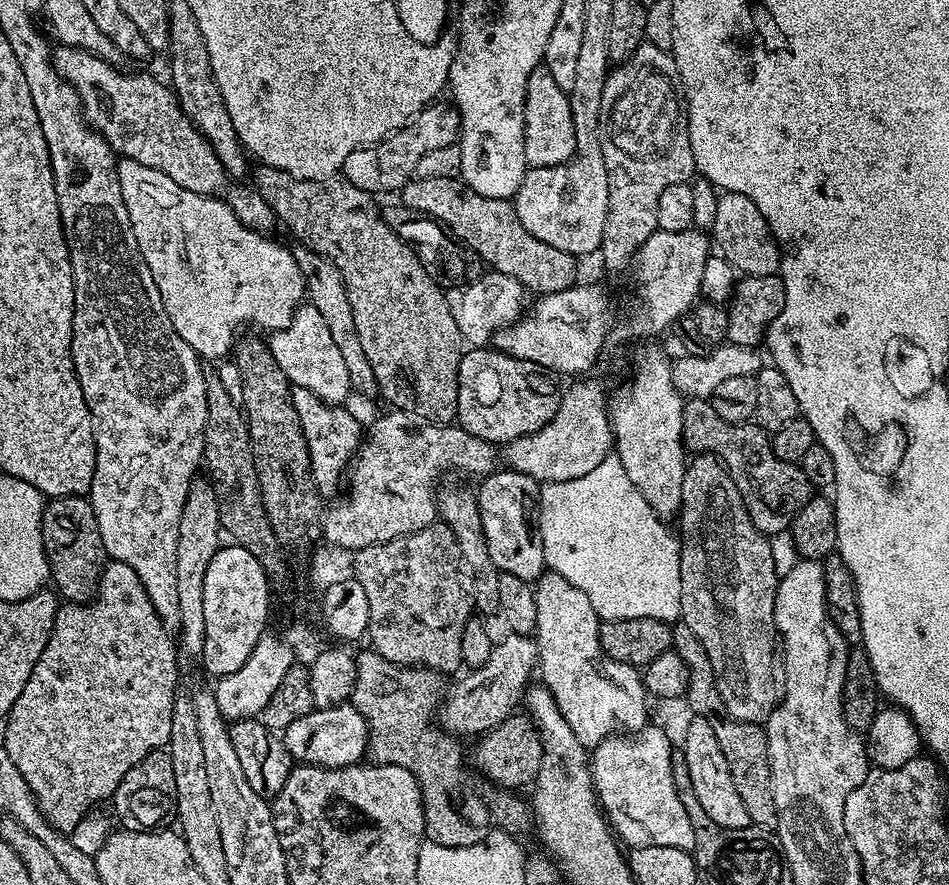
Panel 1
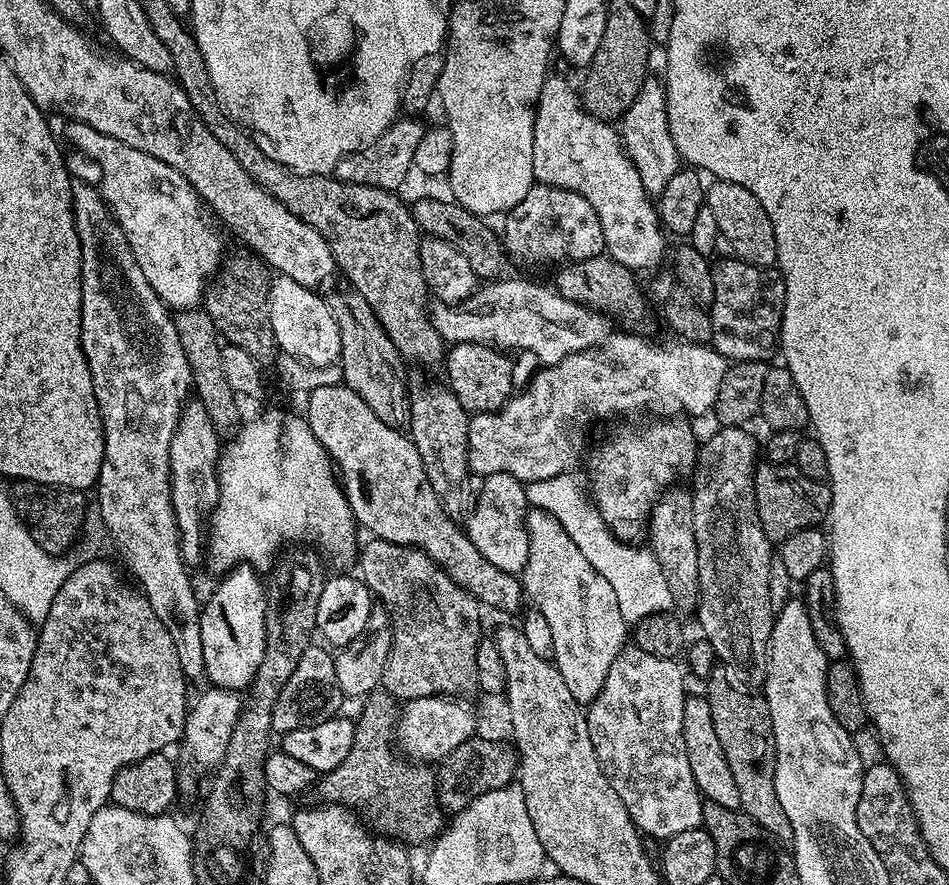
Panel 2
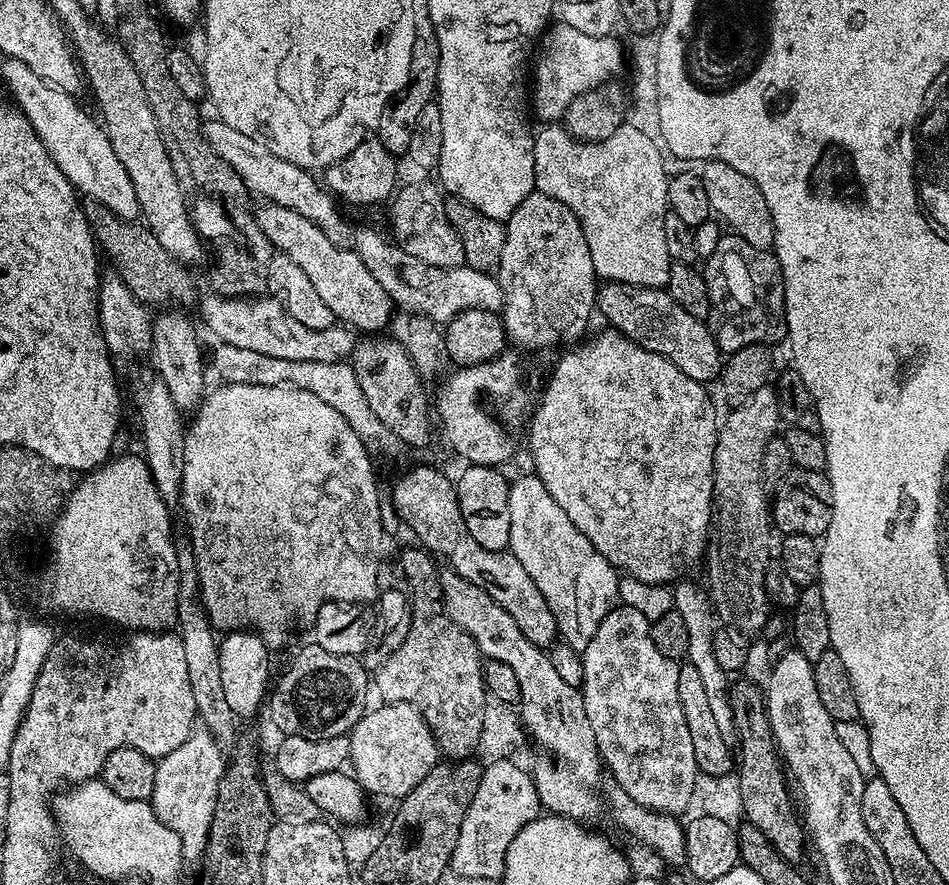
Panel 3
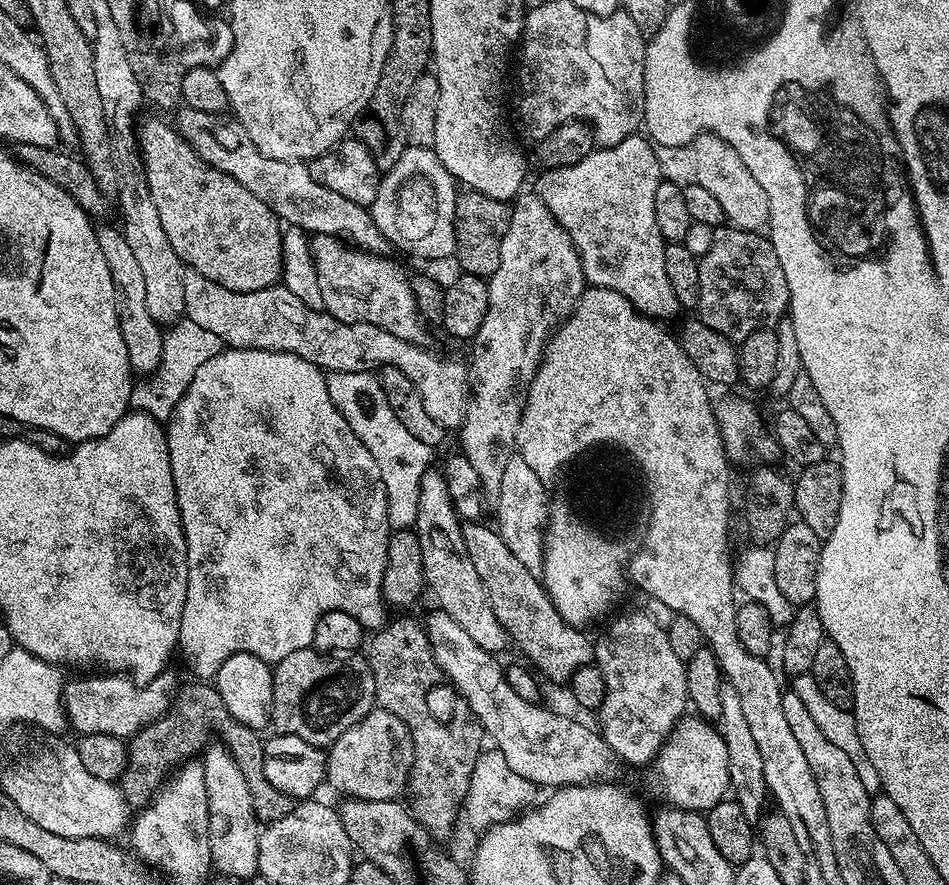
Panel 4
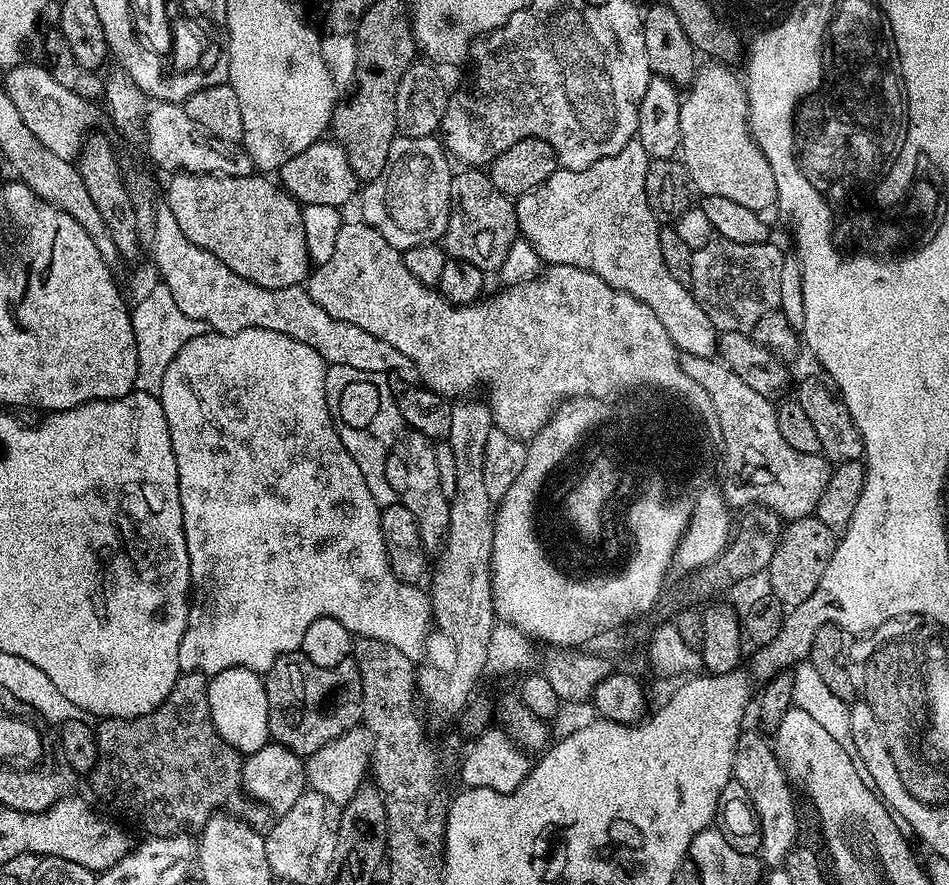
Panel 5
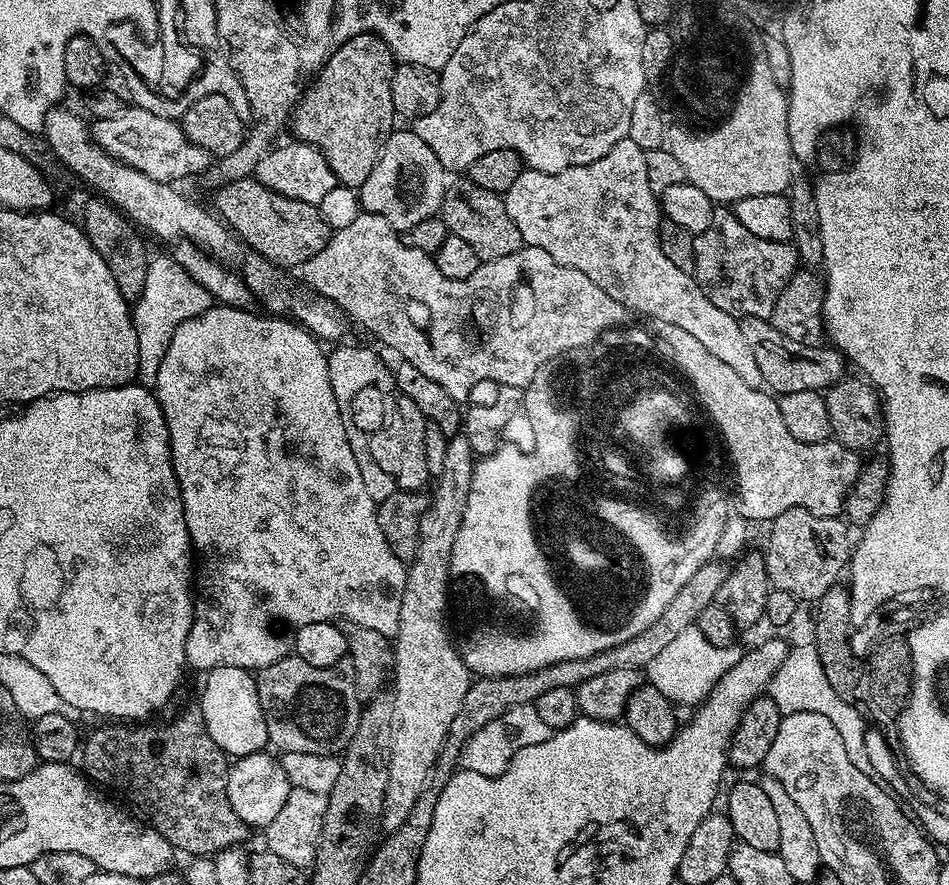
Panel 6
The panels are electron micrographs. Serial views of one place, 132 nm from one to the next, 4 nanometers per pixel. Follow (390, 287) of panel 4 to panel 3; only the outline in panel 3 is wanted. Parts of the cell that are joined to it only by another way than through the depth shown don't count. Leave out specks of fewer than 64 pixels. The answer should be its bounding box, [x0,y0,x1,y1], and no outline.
[255,202,394,334]

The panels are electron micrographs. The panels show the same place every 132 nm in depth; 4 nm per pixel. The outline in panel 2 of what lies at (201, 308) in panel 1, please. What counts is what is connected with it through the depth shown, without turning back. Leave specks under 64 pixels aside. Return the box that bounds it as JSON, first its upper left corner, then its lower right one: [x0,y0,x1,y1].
[67,122,225,309]

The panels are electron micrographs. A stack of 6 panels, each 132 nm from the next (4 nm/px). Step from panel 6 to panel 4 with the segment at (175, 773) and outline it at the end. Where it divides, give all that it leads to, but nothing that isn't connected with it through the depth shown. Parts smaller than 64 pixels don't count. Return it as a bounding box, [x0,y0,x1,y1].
[118,682,297,826]

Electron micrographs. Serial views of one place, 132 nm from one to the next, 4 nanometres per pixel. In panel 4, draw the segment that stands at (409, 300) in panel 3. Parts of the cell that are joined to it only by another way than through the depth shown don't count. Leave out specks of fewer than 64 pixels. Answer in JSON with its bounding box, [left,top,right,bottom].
[174,106,389,254]

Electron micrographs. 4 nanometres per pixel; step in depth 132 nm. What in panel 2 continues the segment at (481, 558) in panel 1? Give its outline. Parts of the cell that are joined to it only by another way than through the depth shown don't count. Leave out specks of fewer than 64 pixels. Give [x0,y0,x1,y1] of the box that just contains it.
[406,384,470,502]

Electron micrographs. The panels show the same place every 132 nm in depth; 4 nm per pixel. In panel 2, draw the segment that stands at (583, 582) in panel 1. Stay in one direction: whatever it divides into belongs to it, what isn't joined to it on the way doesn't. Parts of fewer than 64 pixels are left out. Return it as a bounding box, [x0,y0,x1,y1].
[525,472,674,624]

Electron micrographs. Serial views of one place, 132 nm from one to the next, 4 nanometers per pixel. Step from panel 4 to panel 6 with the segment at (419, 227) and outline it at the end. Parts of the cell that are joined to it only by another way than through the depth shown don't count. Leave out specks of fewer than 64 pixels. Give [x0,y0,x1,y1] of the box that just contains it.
[358,130,446,234]

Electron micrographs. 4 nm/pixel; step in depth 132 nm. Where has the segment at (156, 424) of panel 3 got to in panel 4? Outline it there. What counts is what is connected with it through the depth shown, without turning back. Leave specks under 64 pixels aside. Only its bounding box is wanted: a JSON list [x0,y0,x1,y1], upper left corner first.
[96,225,163,374]

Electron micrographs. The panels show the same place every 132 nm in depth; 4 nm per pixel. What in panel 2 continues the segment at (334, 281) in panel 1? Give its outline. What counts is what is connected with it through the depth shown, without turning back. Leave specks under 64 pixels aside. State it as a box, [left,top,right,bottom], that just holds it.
[327,290,412,429]

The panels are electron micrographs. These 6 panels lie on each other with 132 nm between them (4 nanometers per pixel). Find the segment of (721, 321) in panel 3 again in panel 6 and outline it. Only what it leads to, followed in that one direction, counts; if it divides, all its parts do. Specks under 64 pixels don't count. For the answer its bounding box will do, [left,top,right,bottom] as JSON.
[692,206,800,320]

